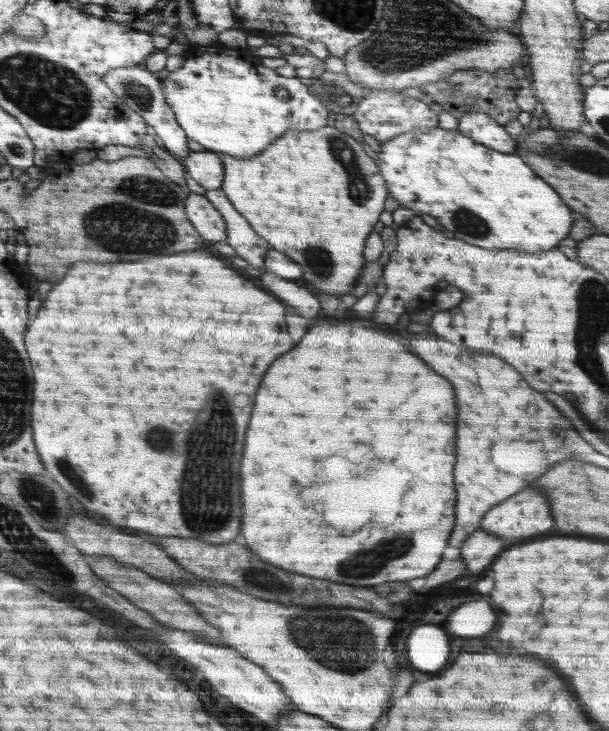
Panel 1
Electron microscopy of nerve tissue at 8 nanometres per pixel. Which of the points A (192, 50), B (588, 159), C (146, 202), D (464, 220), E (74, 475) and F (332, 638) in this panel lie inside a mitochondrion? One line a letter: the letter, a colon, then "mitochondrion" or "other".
A: other
B: mitochondrion
C: mitochondrion
D: mitochondrion
E: mitochondrion
F: mitochondrion

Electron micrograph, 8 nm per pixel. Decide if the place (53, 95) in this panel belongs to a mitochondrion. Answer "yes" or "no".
yes

